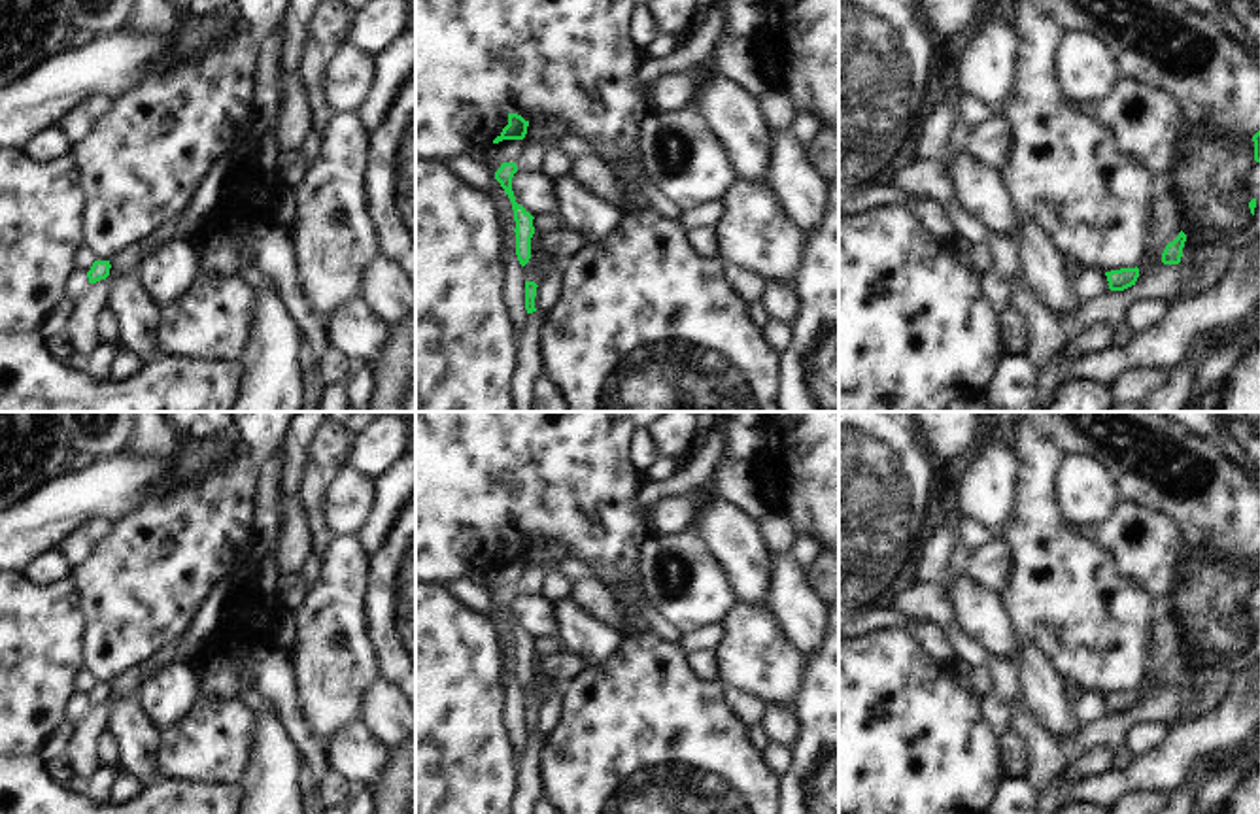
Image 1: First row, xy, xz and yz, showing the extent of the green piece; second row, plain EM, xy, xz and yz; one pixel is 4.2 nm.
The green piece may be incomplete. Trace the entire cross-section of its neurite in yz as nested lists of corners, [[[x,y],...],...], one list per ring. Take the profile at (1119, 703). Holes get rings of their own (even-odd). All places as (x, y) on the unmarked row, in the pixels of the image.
[[[1135,689],[1135,691],[1111,693],[1111,695],[1105,695],[1105,699],[1111,714],[1124,714],[1135,708],[1139,701],[1139,691]]]

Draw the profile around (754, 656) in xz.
[[[735,602],[714,648],[718,684],[733,686],[763,706],[792,704],[805,659],[792,648],[765,604]]]

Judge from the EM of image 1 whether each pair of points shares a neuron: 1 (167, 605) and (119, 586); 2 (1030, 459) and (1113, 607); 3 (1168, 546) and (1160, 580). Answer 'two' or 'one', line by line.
1: one
2: one
3: one

